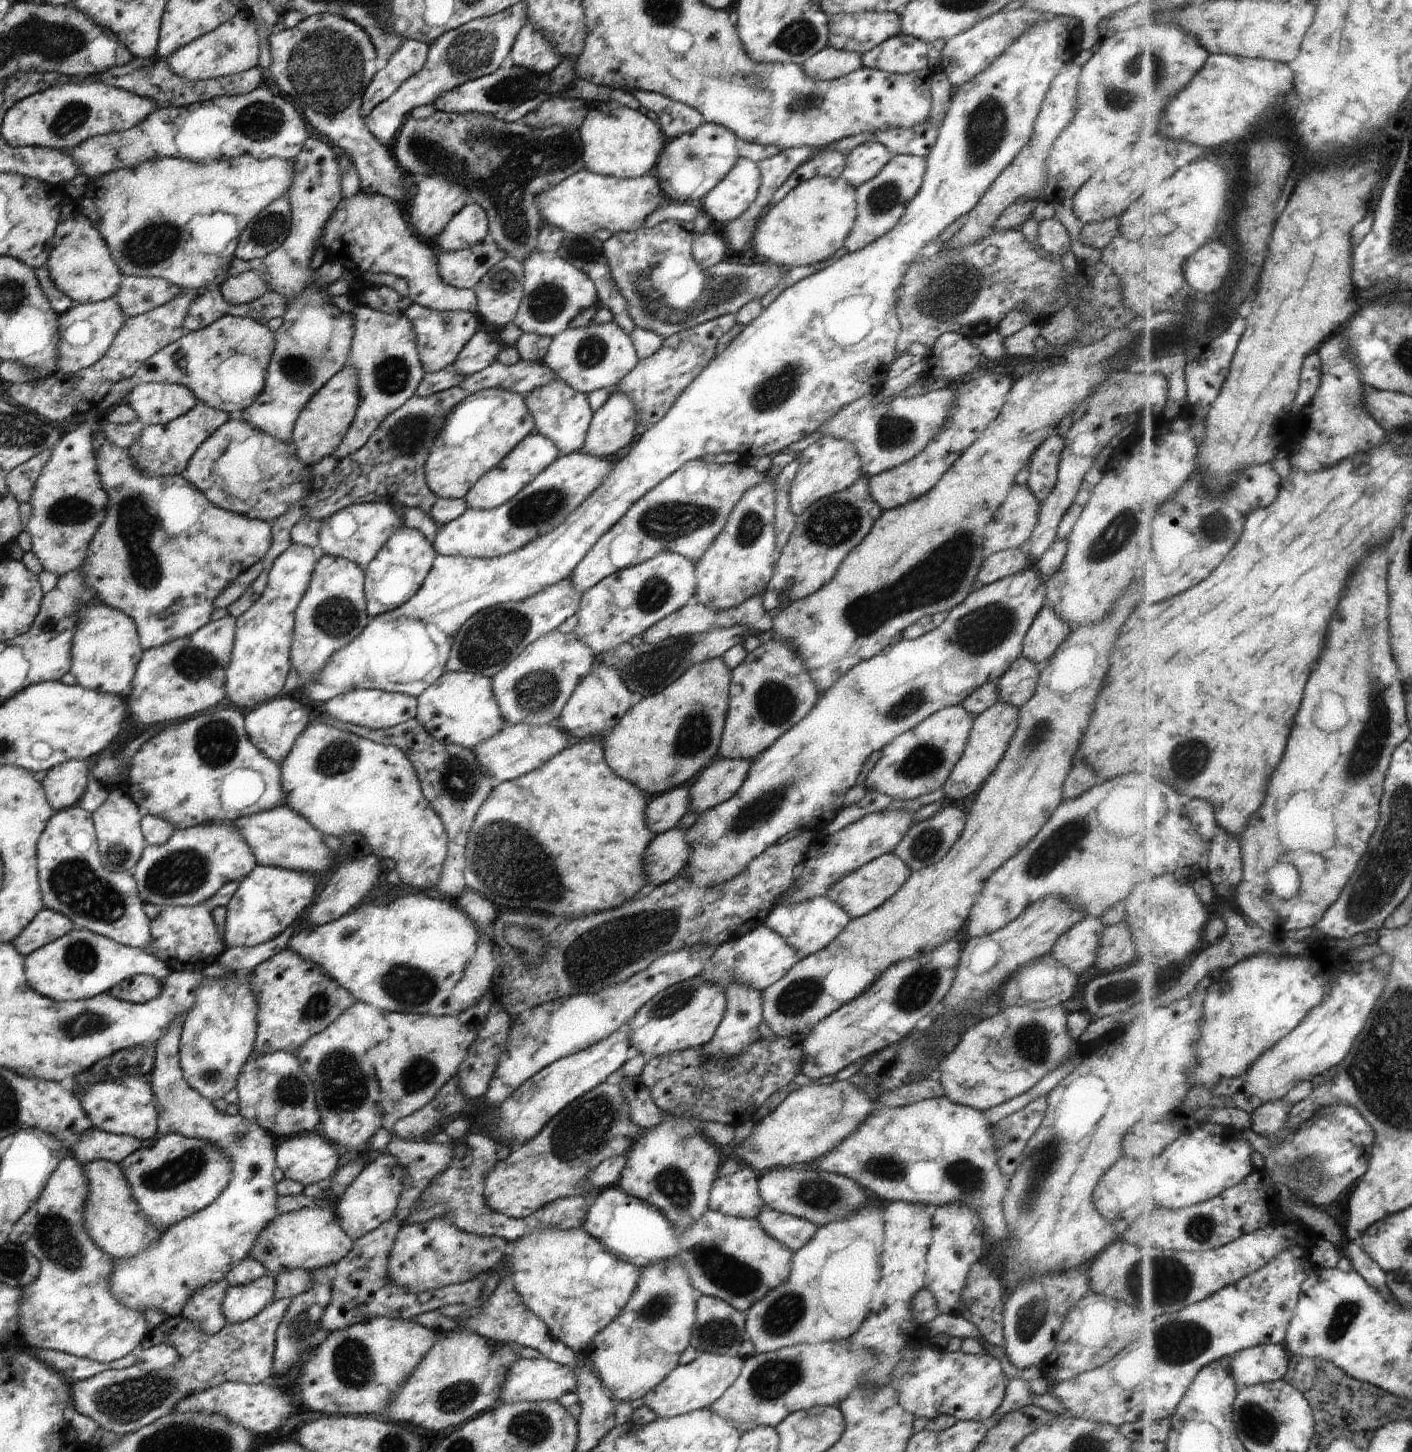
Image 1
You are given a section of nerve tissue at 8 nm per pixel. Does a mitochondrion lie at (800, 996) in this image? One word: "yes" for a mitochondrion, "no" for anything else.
yes

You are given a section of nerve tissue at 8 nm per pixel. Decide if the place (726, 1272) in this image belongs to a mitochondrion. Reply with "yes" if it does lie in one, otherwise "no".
yes

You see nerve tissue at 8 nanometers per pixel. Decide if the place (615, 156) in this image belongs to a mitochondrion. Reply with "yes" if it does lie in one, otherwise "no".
no

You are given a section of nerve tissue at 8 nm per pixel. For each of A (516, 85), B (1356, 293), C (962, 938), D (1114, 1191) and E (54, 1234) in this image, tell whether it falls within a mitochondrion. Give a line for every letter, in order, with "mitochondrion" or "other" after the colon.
A: mitochondrion
B: other
C: other
D: other
E: mitochondrion

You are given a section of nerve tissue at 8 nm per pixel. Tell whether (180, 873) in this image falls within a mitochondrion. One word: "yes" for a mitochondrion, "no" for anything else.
yes

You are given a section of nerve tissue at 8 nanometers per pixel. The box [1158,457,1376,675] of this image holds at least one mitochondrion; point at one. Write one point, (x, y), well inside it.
(1217, 527)

